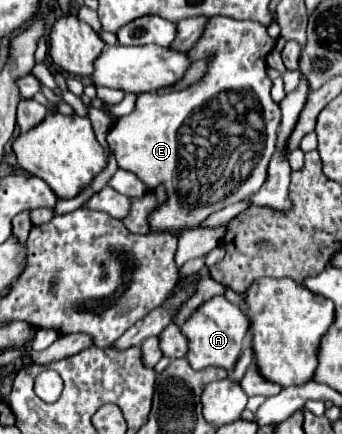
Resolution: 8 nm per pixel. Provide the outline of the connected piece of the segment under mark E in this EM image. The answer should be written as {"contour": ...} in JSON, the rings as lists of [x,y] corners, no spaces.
{"contour":[[[217,16],[205,24],[201,42],[189,50],[189,56],[211,58],[205,76],[193,82],[189,88],[169,94],[139,94],[137,106],[129,116],[121,116],[109,136],[109,150],[115,154],[119,168],[133,172],[147,190],[165,186],[167,200],[159,204],[147,218],[149,232],[171,232],[199,226],[209,214],[235,204],[261,188],[267,176],[267,164],[275,150],[277,128],[281,120],[279,106],[271,100],[271,80],[267,76],[267,54],[273,50],[275,40],[267,36],[267,30],[255,30],[255,26],[239,26],[239,20]]]}

